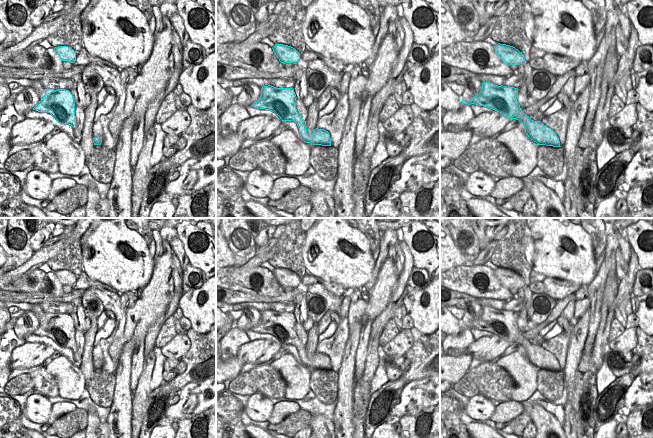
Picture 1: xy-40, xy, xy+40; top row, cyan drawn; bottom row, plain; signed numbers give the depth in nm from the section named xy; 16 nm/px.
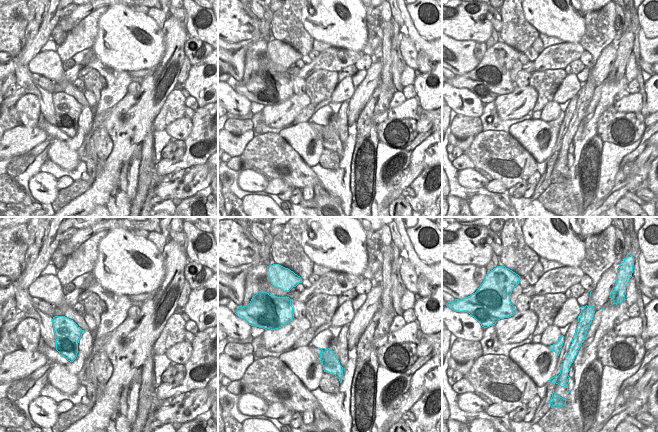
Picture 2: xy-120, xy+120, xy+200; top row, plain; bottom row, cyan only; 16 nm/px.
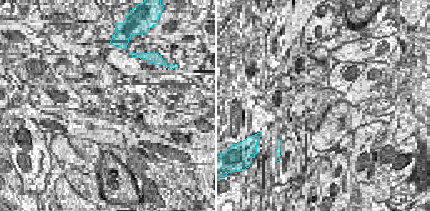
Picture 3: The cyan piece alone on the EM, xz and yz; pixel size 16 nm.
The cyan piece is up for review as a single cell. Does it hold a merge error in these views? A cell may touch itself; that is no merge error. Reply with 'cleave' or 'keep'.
cleave

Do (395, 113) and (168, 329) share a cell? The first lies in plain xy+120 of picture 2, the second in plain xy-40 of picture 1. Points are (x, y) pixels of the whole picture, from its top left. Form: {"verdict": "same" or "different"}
{"verdict": "different"}

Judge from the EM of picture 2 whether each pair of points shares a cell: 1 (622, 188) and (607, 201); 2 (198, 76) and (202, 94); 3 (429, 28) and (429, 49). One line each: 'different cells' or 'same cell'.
1: same cell
2: same cell
3: different cells

